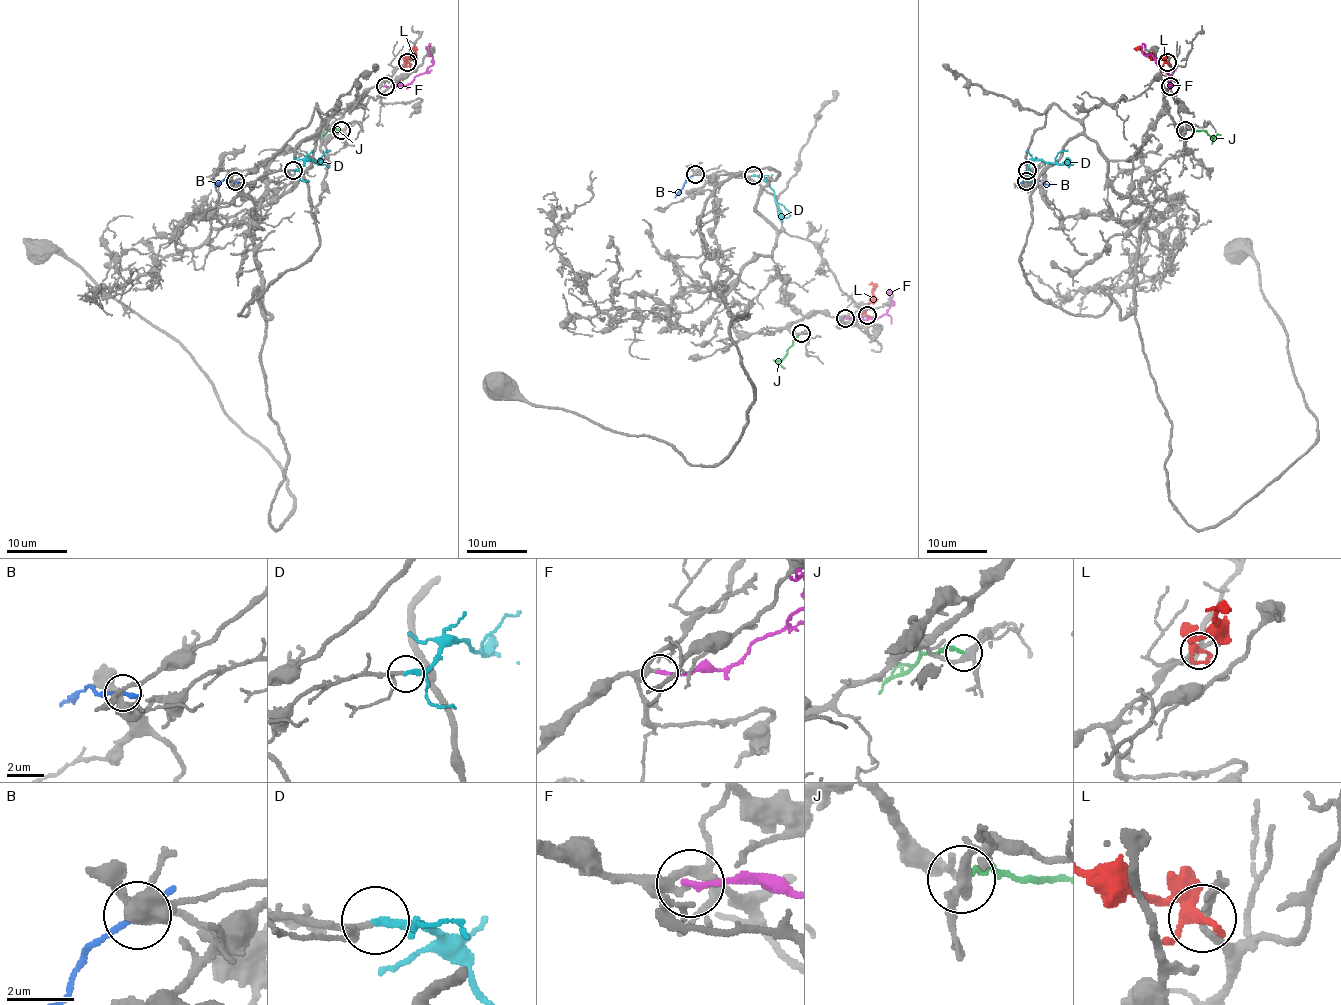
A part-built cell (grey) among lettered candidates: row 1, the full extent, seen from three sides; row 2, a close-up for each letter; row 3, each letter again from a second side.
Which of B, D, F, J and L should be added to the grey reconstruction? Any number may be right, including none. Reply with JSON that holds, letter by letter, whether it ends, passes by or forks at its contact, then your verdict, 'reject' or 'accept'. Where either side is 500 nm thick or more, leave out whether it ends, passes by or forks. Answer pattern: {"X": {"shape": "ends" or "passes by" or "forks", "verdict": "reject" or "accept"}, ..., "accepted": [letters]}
{"B": {"shape": "passes by", "verdict": "reject"}, "D": {"shape": "passes by", "verdict": "accept"}, "F": {"shape": "ends", "verdict": "reject"}, "J": {"shape": "ends", "verdict": "reject"}, "L": {"shape": "passes by", "verdict": "reject"}, "accepted": ["D"]}

